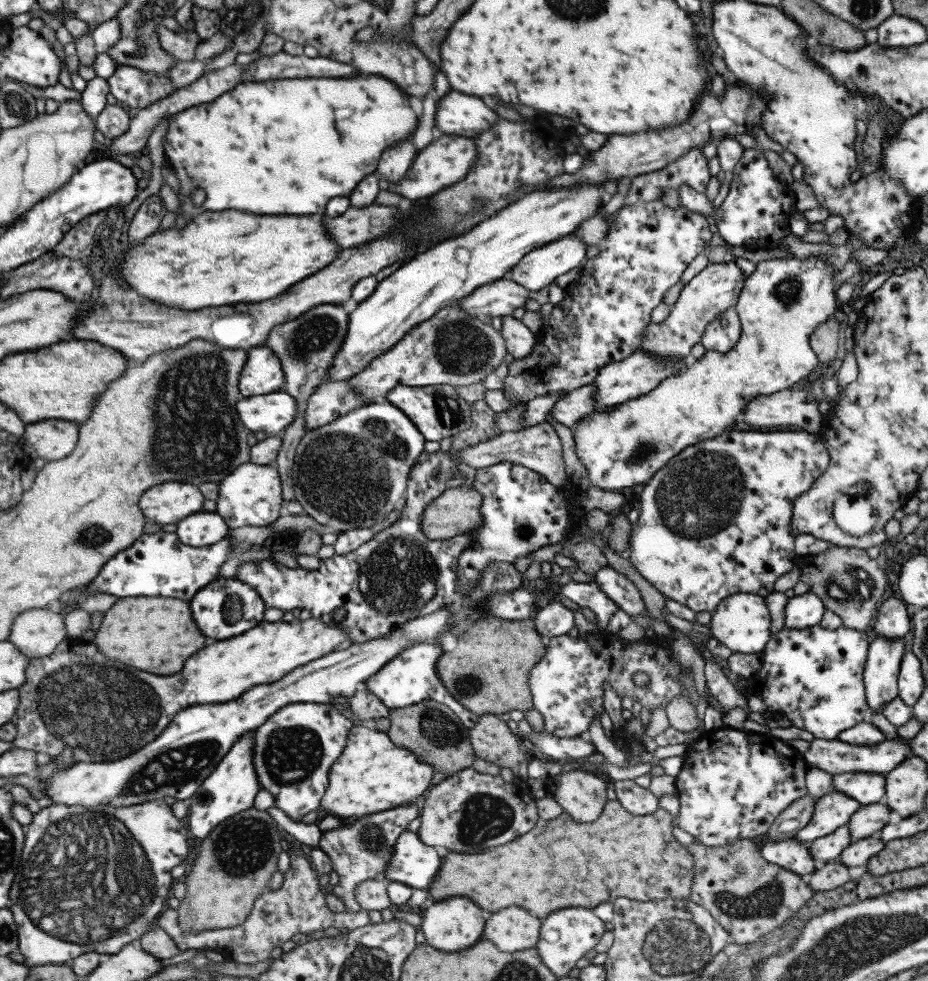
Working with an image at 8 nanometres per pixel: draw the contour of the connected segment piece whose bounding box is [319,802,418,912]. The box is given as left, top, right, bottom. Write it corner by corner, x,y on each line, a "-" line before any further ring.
413,802
390,810
373,812
360,818
356,817
353,825
345,823
338,829
323,833
319,848
330,858
333,871
339,876
339,882
328,890
345,904
347,912
358,912
361,909
355,898
355,888
360,882
384,877
397,838
408,829
414,818
418,818
418,807

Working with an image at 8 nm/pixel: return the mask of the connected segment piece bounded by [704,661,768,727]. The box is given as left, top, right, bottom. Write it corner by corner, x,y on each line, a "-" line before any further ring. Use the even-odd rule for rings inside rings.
705,661
705,677
708,689
712,696
718,700
723,712
727,713
732,708
740,707
746,711
748,718
761,725
767,726
767,717
759,712
752,712
749,709
747,696
738,693
732,681
728,680
719,664
712,661

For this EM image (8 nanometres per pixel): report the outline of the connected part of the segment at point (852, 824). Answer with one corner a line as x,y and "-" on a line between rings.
885,802
870,803
861,807
848,821
852,842
863,838
877,836
878,832
888,824
890,808

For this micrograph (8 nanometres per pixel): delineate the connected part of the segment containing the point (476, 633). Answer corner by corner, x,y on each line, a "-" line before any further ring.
488,618
484,622
473,623
473,627
460,634
458,648
452,652
444,651
435,669
448,693
479,717
484,714
501,715
513,710
524,712
533,708
529,678
531,668
544,658
546,650
548,650
548,640
536,631
532,618
520,621

